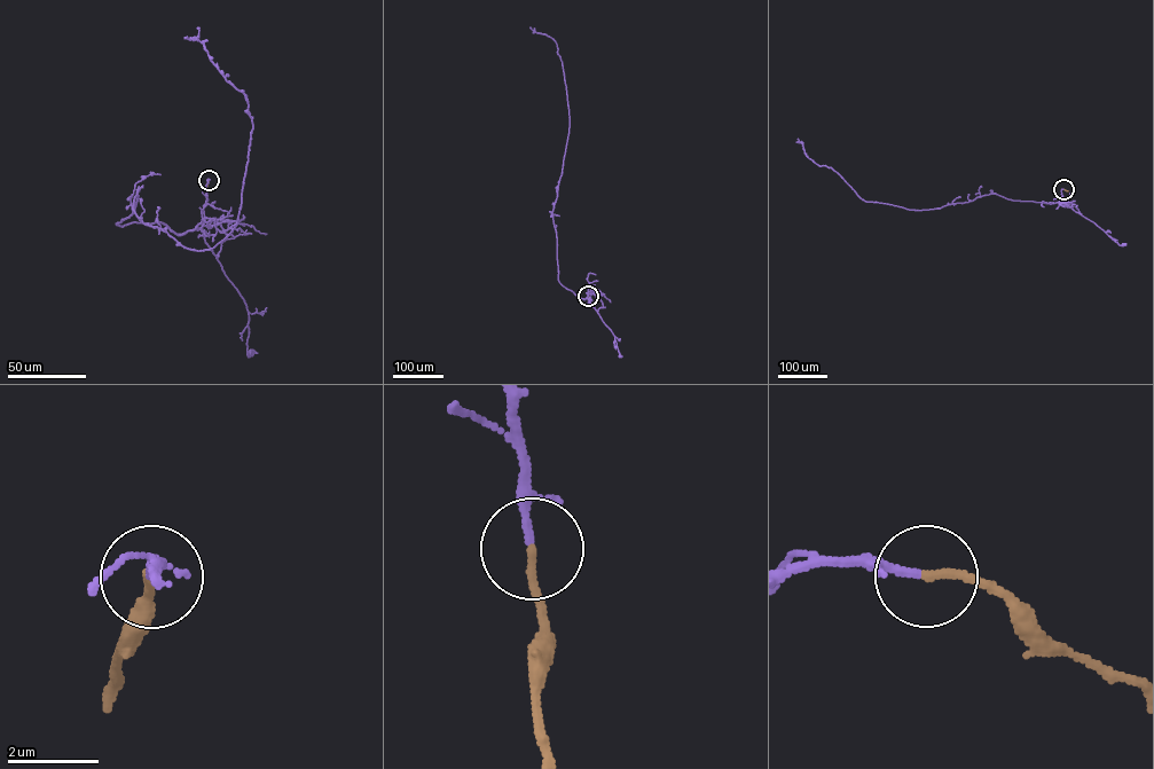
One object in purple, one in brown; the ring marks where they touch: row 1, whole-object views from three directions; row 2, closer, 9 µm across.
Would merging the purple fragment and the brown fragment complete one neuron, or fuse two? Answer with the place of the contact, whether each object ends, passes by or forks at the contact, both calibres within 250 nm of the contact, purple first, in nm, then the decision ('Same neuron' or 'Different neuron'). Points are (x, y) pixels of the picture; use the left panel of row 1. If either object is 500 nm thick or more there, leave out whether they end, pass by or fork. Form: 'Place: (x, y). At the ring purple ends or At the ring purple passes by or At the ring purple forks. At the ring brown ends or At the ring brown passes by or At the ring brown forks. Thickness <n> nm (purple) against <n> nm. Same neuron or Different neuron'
Place: (209, 180). At the ring purple passes by. At the ring brown ends. Thickness 120 nm (purple) against 180 nm. Same neuron

